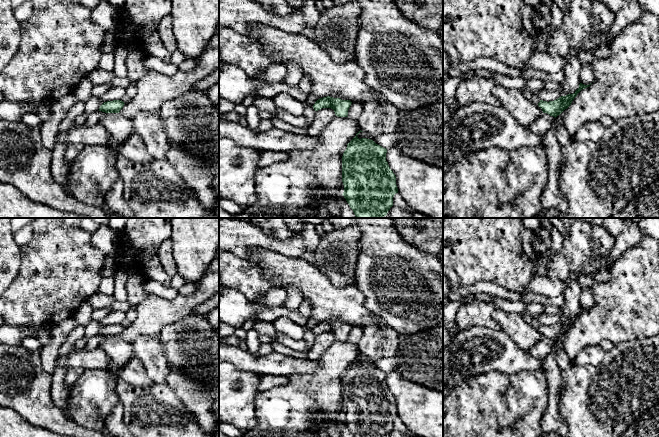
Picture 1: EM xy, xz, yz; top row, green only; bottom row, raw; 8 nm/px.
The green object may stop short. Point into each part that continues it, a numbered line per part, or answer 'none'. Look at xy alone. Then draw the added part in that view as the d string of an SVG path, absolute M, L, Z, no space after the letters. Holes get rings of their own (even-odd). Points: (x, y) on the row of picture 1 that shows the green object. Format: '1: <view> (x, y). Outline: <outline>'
1: xy (119, 127). Outline: M106 113L99 123L106 128L109 135L116 141L118 146L134 131L132 120L120 113Z

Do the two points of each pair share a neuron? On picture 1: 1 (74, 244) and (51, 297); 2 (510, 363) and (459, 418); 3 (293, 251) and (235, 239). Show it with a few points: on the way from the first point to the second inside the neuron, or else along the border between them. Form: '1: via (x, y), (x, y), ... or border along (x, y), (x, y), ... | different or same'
1: via (61, 257), (59, 271), (51, 284) | same
2: border along (525, 369), (513, 373), (483, 372), (479, 374) | different
3: via (279, 246), (261, 239), (249, 239) | same

